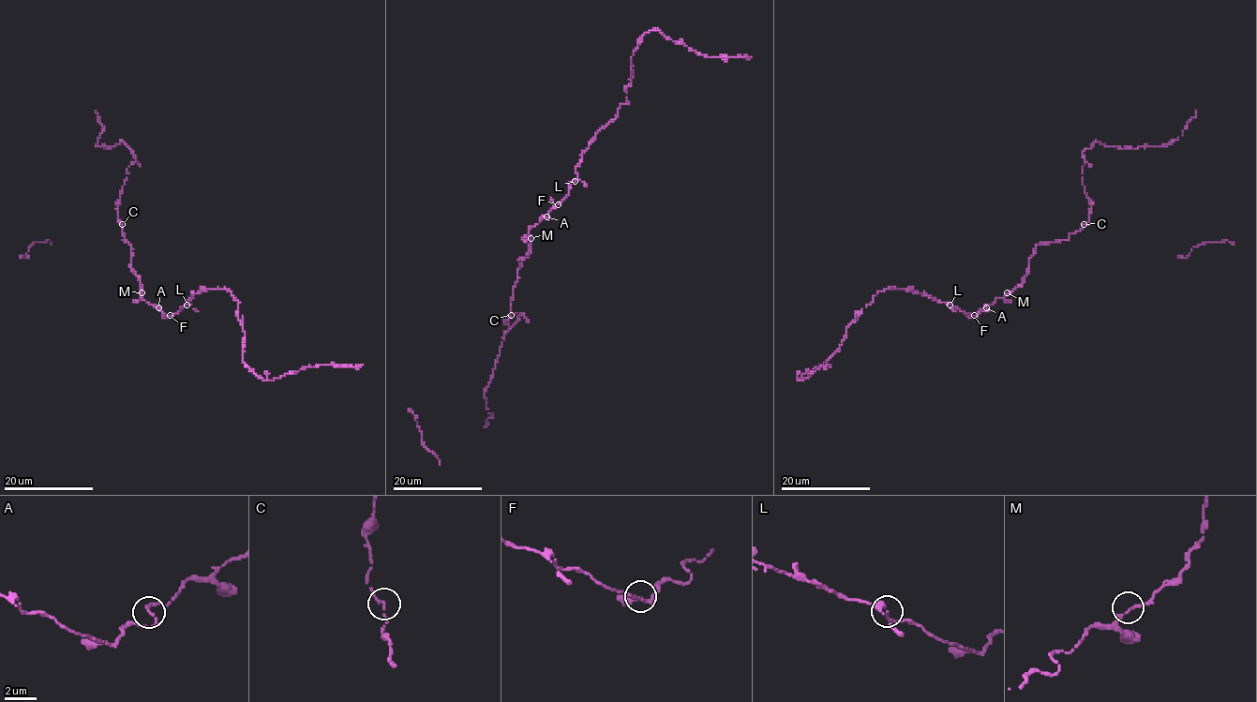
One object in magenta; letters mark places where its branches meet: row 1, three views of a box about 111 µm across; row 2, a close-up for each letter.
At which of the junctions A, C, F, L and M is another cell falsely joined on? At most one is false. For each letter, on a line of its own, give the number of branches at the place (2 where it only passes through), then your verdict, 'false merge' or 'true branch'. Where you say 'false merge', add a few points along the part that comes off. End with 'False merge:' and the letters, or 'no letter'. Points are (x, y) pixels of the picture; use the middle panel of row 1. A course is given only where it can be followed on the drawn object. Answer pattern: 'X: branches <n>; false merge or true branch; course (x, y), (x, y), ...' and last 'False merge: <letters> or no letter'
A: branches 2; true branch
C: branches 2; true branch
F: branches 3; true branch
L: branches 3; true branch
M: branches 2; true branch
False merge: no letter

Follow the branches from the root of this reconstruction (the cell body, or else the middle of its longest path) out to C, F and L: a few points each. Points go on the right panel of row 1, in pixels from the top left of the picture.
C: (1014, 290), (1023, 283), (1028, 273), (1028, 260), (1037, 245), (1066, 241), (1084, 224)
F: (1014, 290), (987, 305), (986, 312), (980, 310), (974, 315)
L: (1014, 290), (987, 305), (986, 312), (980, 310), (976, 316), (950, 305)

